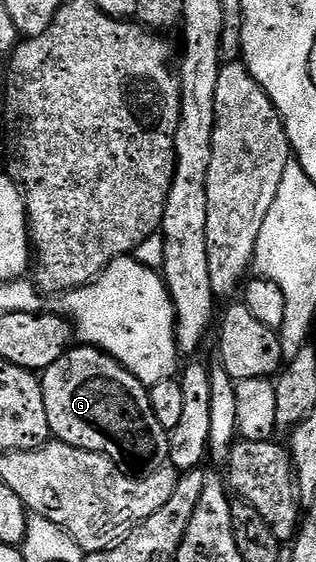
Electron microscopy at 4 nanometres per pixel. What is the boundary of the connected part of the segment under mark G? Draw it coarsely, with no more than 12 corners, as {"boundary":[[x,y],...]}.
{"boundary":[[73,346],[42,373],[48,430],[121,465],[169,462],[148,388]]}

